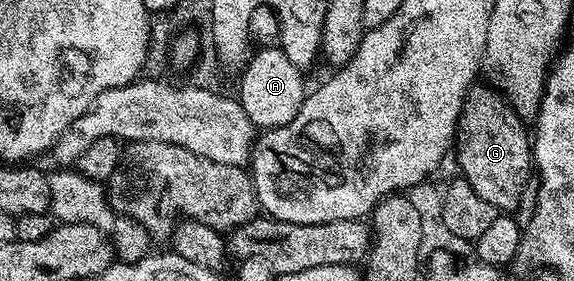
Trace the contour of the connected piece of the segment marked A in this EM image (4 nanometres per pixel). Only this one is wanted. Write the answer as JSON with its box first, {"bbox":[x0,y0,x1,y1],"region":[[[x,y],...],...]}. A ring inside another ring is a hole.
{"bbox":[239,45,307,129],"region":[[[265,45],[250,54],[248,63],[240,72],[241,92],[239,98],[243,105],[243,113],[251,117],[254,128],[268,129],[282,127],[301,111],[307,94],[306,76],[291,61],[287,61],[287,53],[280,46]]]}

